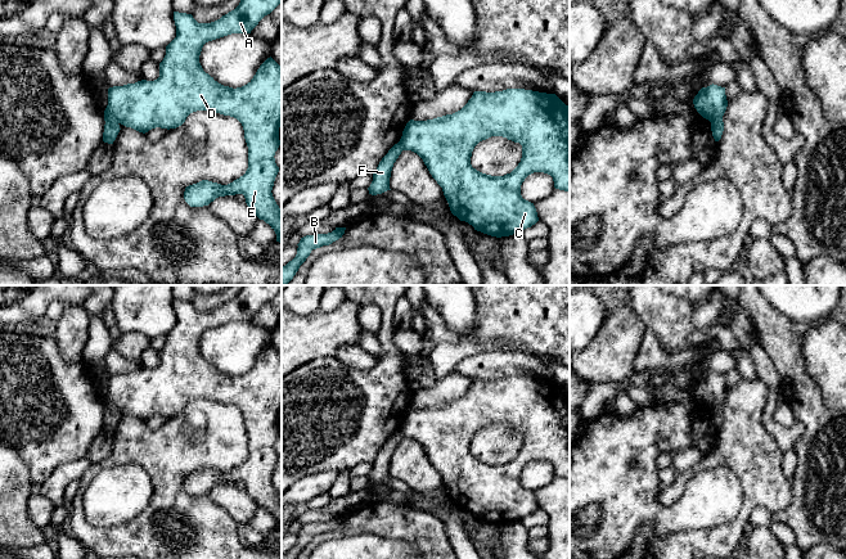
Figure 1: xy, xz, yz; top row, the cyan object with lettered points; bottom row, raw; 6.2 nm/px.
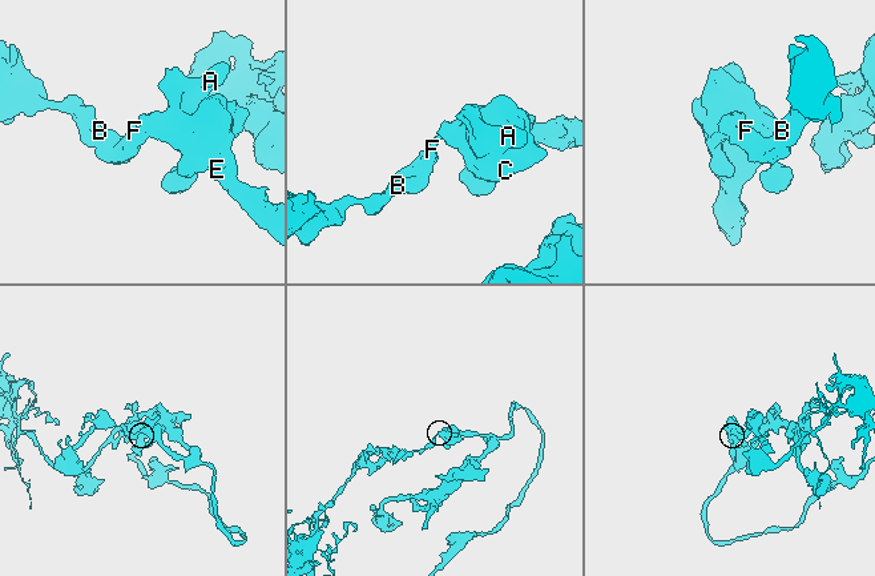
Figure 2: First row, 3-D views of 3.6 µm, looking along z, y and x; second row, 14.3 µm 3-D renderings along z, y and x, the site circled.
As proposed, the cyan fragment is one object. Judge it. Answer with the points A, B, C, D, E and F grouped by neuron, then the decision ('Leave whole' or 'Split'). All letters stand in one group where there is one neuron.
Groups: A C D E / B F. Split

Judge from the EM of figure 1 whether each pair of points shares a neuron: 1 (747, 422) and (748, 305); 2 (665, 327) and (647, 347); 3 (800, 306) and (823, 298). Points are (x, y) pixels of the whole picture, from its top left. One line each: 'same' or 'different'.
1: different
2: different
3: same

